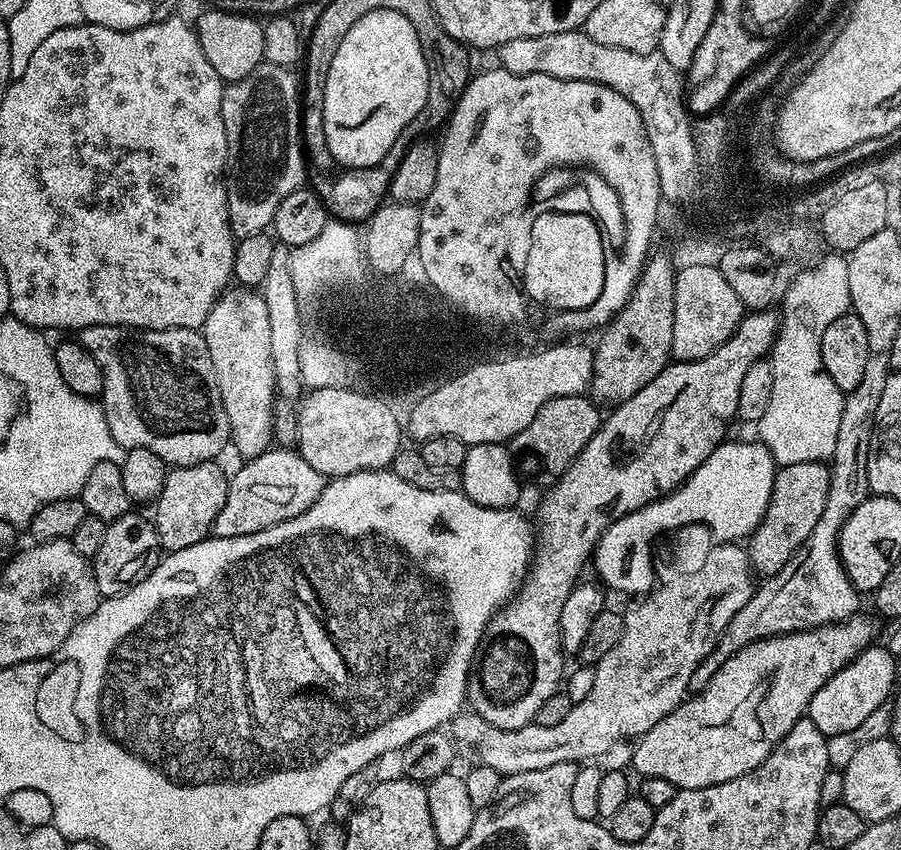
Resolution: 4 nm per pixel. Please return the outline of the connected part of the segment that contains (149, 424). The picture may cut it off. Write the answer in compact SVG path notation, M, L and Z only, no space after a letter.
M90 326L79 329L78 342L90 354L94 354L94 362L102 366L102 407L106 426L110 426L110 434L114 434L114 442L125 450L129 448L149 448L162 458L164 463L177 468L185 468L192 464L192 458L198 454L214 454L219 457L225 451L222 442L212 442L218 446L208 450L206 442L200 438L194 446L192 438L192 406L194 404L222 404L222 394L218 390L218 378L214 374L214 366L210 362L208 347L203 335L194 328L167 328L150 332L134 328L118 326Z

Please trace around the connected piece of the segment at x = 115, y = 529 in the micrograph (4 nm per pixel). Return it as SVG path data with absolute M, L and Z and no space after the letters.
M133 510L122 518L111 521L104 528L104 537L98 546L96 555L91 557L92 573L96 575L96 585L101 597L121 596L130 591L138 582L150 575L162 559L160 539L156 533L156 525L151 519L139 516Z

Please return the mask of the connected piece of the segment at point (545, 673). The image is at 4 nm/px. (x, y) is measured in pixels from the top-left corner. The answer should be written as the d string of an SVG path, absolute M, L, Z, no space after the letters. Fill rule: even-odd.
M775 311L752 312L741 320L735 334L705 360L669 363L646 387L629 400L615 405L610 411L612 413L603 417L600 429L590 442L586 442L582 454L578 454L578 458L574 458L571 466L553 483L556 485L545 494L536 512L540 528L538 524L530 571L524 577L520 591L488 623L488 641L468 677L467 707L490 722L490 726L498 726L498 730L518 730L533 723L542 702L561 691L566 676L566 656L560 647L562 606L566 606L566 598L581 579L584 563L593 559L596 543L612 521L673 492L698 466L702 466L702 462L706 462L706 458L710 458L718 445L725 443L728 419L733 419L738 410L742 377L756 360L763 360L771 353L779 331L780 322Z

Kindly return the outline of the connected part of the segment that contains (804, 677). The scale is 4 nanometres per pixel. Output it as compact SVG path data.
M857 614L845 620L842 624L827 624L821 628L811 628L809 632L788 632L785 636L769 636L766 640L756 640L750 646L738 650L738 654L726 658L726 662L722 662L718 674L714 674L714 678L710 678L710 686L706 686L704 692L689 695L673 712L666 714L666 718L662 718L662 722L655 724L646 735L639 737L635 741L634 747L636 749L632 752L633 769L631 768L631 771L633 773L636 771L637 777L640 778L645 776L666 778L666 782L670 782L678 790L682 788L705 788L706 786L721 784L722 782L730 782L734 778L742 778L742 774L750 774L755 768L762 766L762 762L766 762L766 758L780 745L782 738L786 738L786 734L792 729L794 722L805 719L810 698L814 698L814 694L818 694L820 687L834 673L845 668L859 652L864 651L865 648L875 641L872 640L876 636L875 626L870 621L863 620L862 617L863 615Z

